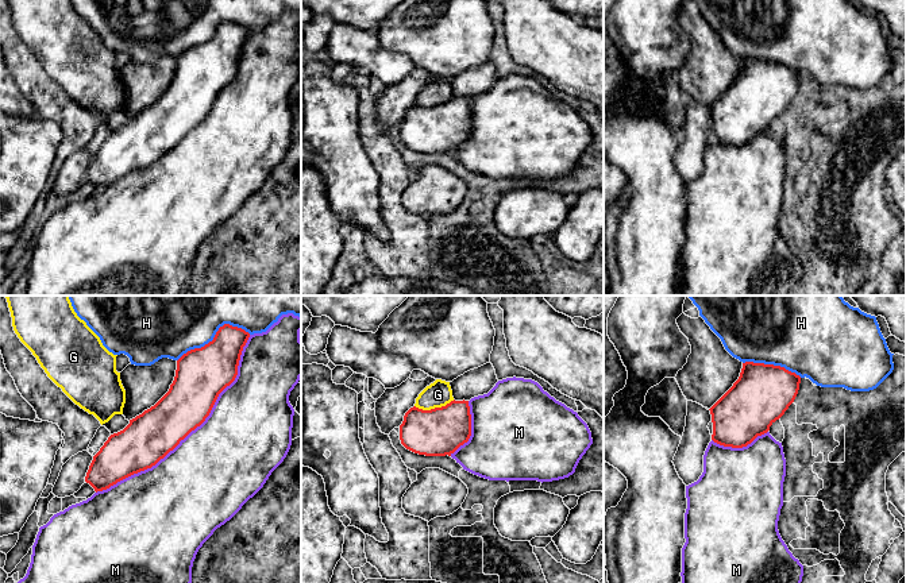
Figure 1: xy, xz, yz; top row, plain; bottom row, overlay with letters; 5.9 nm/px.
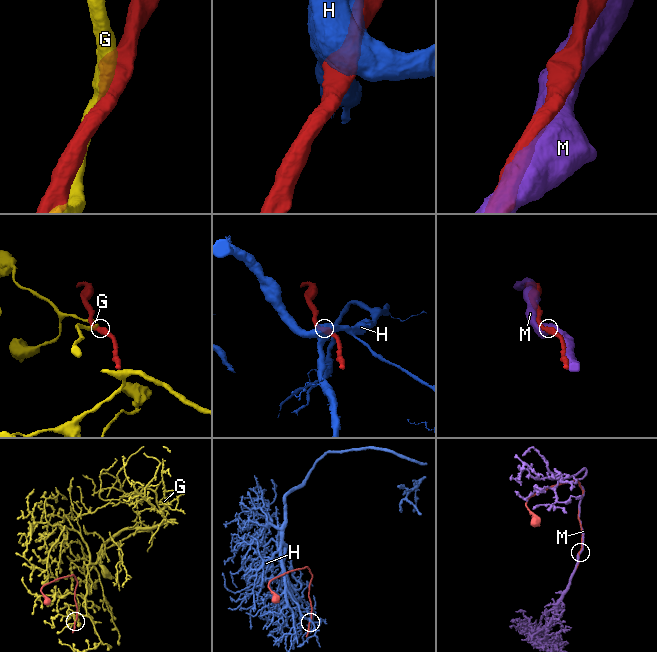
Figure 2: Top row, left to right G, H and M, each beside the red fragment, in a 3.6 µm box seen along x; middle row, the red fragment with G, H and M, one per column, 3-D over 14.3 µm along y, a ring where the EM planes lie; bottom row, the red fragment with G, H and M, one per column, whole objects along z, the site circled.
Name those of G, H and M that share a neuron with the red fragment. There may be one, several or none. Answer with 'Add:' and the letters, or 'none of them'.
Add: M

